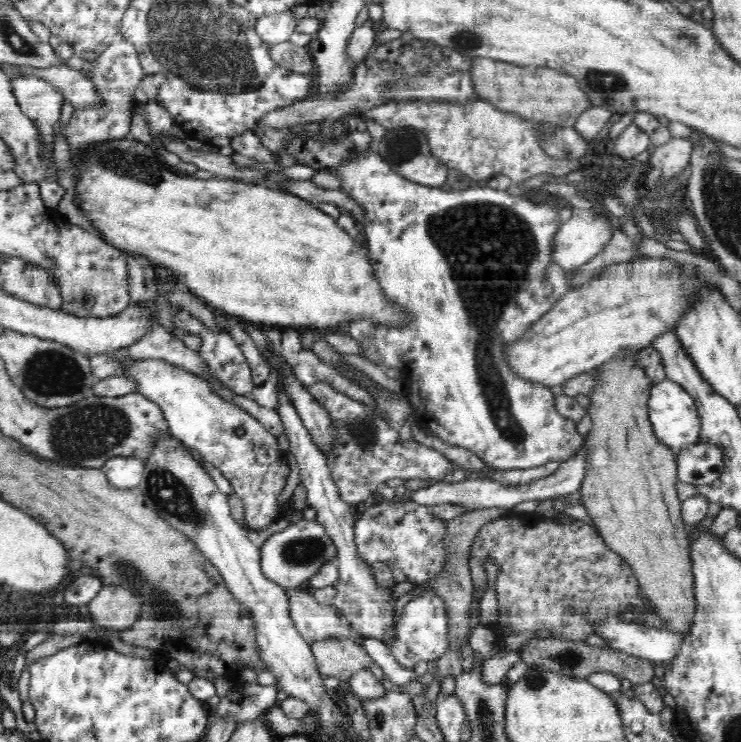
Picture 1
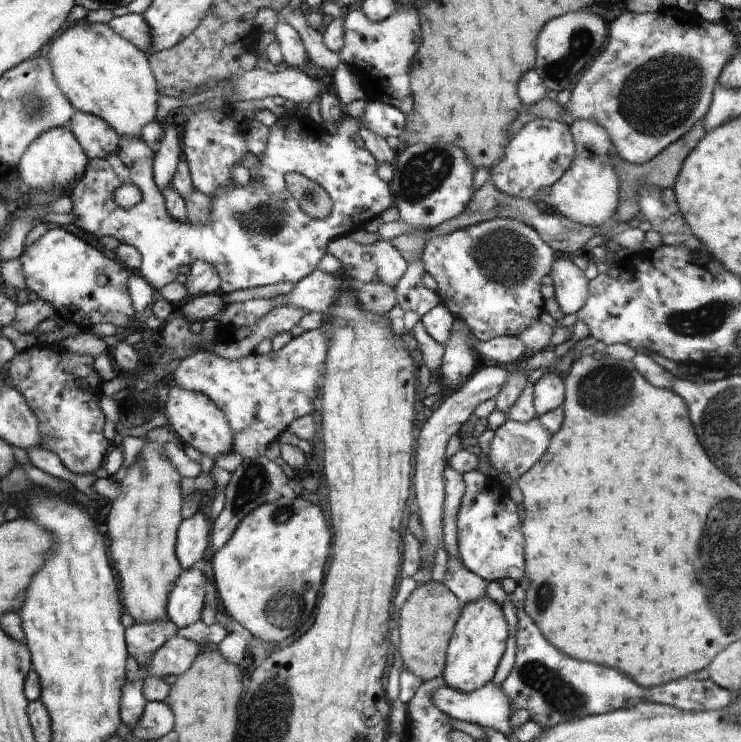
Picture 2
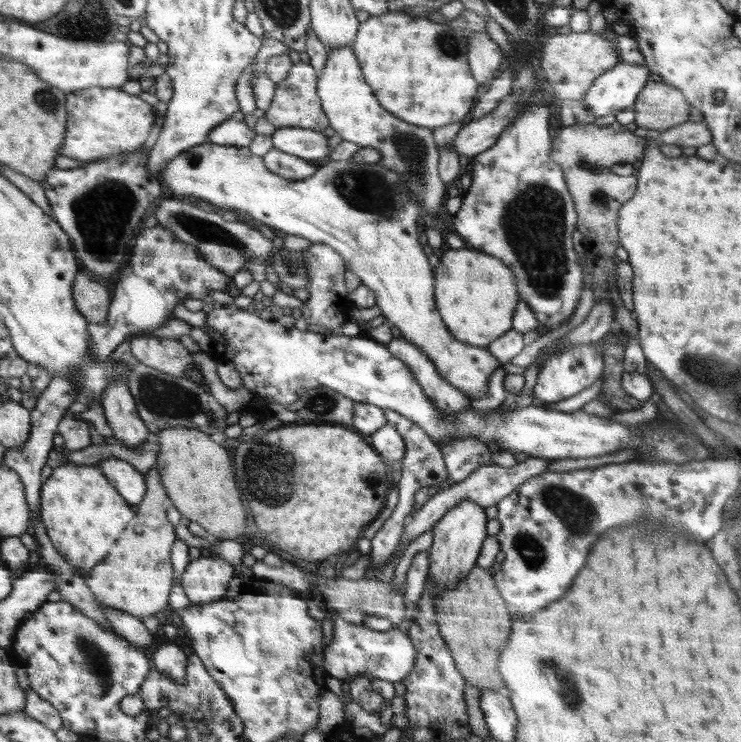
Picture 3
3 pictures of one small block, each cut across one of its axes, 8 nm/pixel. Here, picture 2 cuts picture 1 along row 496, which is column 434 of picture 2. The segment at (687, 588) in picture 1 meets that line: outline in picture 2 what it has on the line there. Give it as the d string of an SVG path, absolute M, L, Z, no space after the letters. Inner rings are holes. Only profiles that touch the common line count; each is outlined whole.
M434 581L427 582L408 596L400 610L400 656L404 669L418 676L422 681L439 679L446 670L447 648L454 624L462 615L462 602L446 585Z

